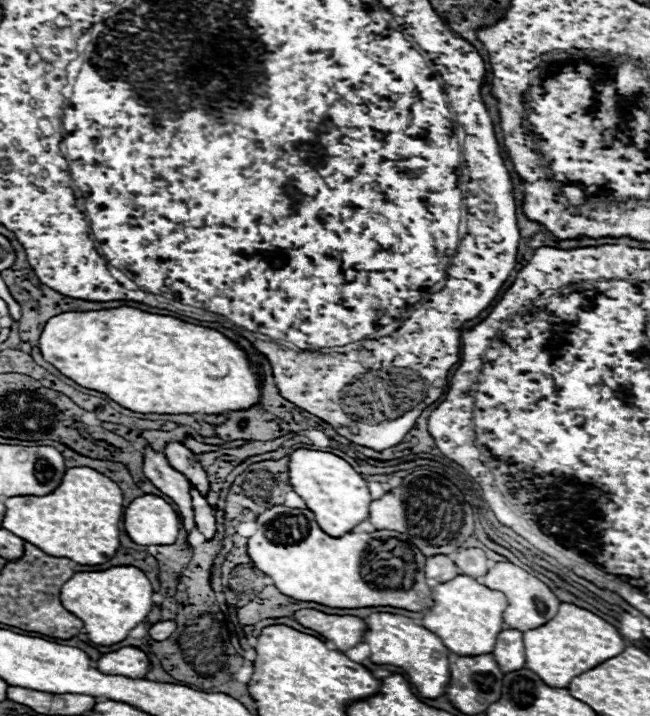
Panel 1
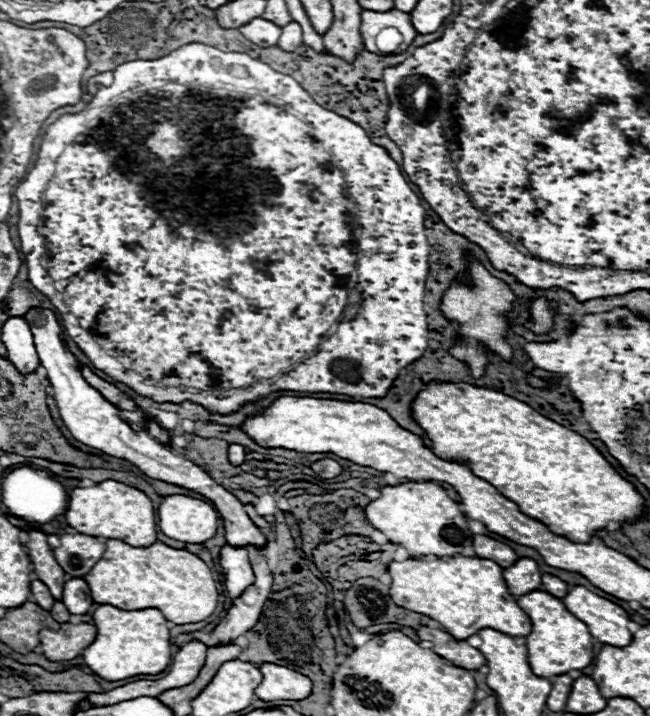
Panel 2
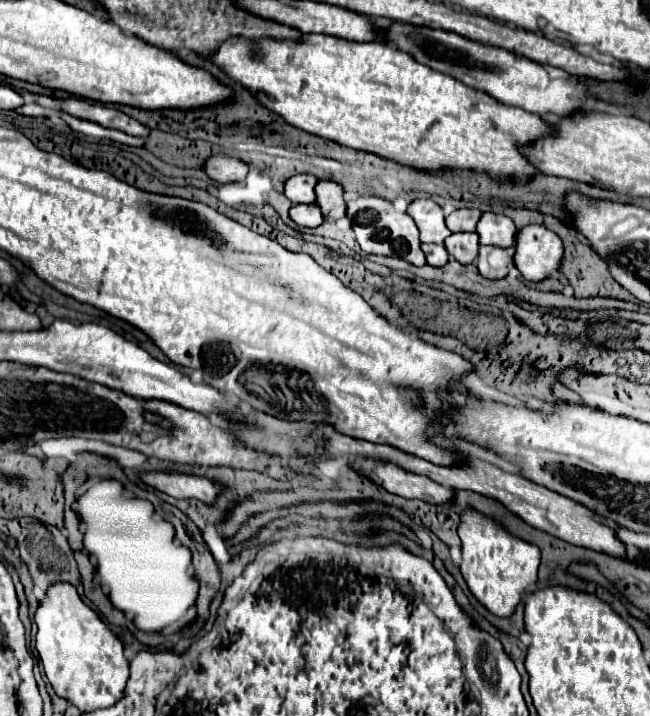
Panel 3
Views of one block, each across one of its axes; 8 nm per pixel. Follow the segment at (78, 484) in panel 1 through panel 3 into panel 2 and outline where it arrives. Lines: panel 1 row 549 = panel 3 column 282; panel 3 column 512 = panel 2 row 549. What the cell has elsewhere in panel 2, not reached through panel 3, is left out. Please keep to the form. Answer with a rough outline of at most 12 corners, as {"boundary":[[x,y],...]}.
{"boundary":[[106,540],[84,576],[96,604],[158,608],[174,624],[214,614],[210,568],[162,542]]}

